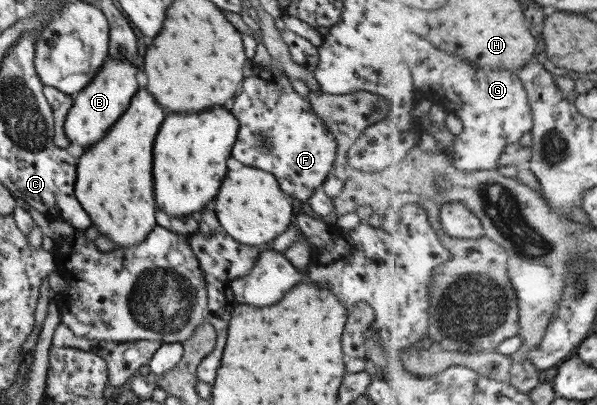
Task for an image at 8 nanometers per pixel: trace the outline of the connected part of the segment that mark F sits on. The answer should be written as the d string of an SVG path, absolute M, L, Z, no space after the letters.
M272 59L270 65L262 67L269 71L269 78L266 79L267 70L244 77L241 93L229 110L238 121L231 155L247 167L273 175L281 191L297 201L307 202L332 169L336 143L323 122L311 113L306 97L293 91L291 79L285 76L281 67Z

